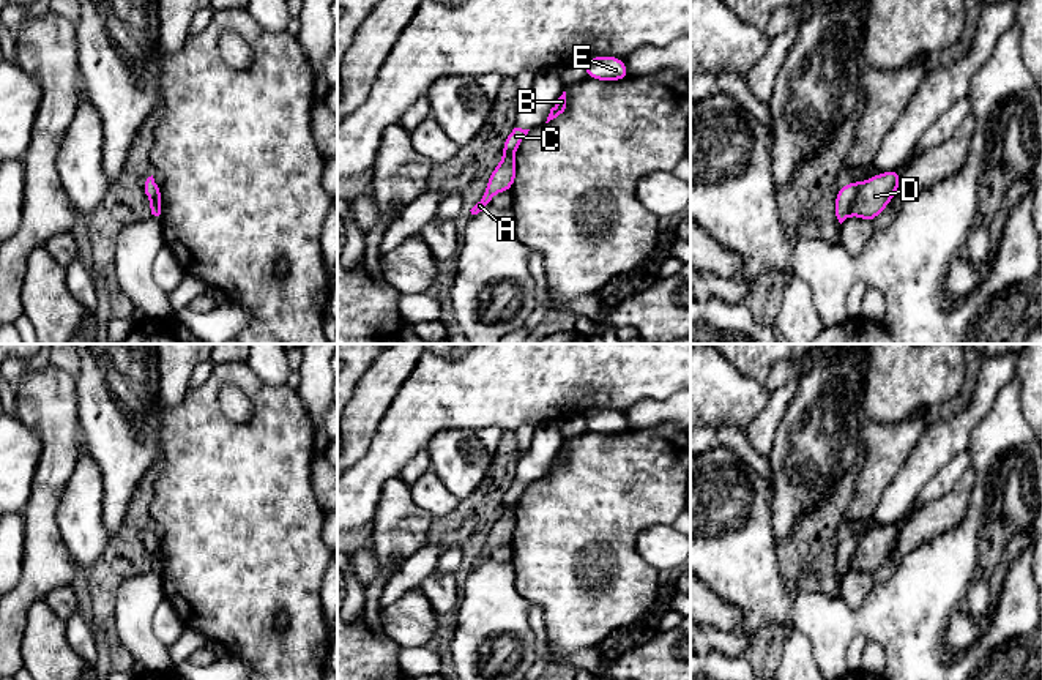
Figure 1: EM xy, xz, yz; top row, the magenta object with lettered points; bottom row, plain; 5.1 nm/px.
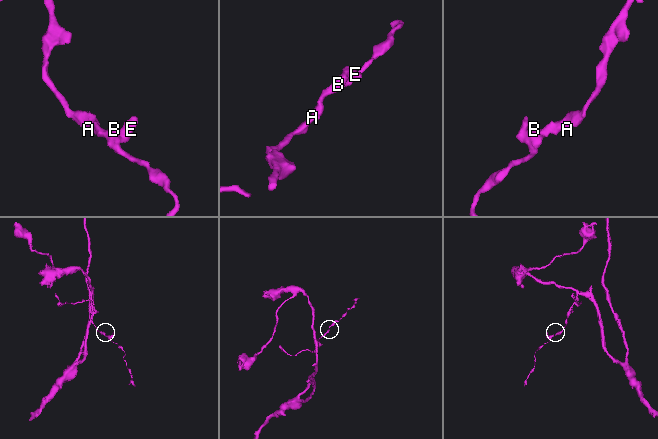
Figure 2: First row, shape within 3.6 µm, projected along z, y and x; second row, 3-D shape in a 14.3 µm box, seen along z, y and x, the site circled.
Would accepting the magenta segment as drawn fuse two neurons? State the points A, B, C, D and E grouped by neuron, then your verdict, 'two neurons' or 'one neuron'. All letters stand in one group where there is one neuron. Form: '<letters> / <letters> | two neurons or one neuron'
A D / B C E | two neurons

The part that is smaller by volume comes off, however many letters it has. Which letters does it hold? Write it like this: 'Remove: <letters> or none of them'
Remove: B, C, E

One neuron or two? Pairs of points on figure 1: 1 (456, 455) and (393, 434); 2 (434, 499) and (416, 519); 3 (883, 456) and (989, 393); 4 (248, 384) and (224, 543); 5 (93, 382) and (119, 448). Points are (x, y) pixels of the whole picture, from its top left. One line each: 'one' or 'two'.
1: two
2: two
3: two
4: one
5: one

